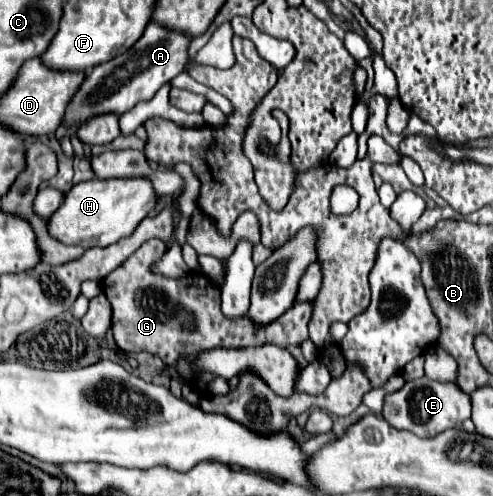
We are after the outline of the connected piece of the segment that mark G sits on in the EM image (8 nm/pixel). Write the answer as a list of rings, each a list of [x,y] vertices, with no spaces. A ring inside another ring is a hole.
[[[158,239],[146,241],[132,257],[128,257],[118,269],[114,269],[108,277],[104,277],[104,295],[112,305],[112,337],[116,345],[126,353],[140,353],[148,351],[158,355],[166,365],[176,365],[180,357],[196,357],[196,353],[214,349],[214,347],[226,347],[226,349],[242,349],[242,347],[260,347],[260,345],[302,345],[308,337],[308,321],[312,317],[312,301],[296,301],[290,311],[280,315],[272,325],[252,325],[248,315],[240,317],[240,321],[228,321],[220,309],[220,289],[198,271],[190,271],[182,275],[182,279],[170,279],[164,275],[152,273],[152,265],[162,259],[164,255],[164,243]],[[188,321],[196,321],[196,329],[184,329]]]

